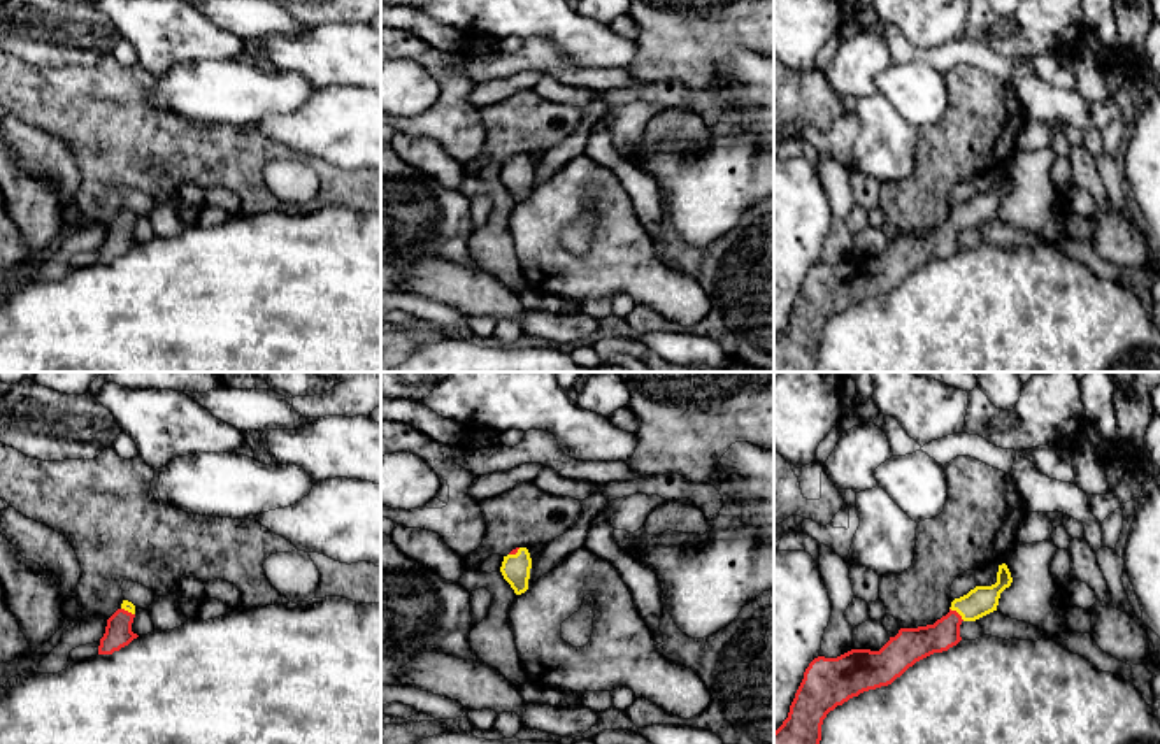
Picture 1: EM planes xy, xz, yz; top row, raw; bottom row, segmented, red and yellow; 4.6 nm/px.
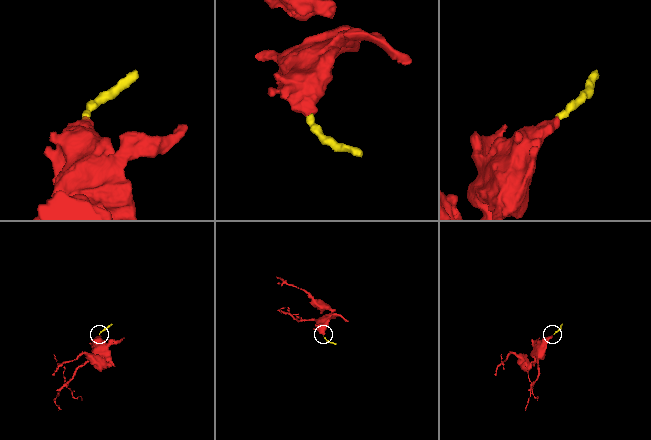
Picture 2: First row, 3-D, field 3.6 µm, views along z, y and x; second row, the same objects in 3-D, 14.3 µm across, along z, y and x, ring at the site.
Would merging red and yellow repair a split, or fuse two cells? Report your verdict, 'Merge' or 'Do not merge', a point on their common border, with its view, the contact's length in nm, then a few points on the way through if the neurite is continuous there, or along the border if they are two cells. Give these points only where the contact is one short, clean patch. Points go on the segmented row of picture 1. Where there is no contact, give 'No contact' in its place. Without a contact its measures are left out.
Merge. Touches red at yz (957, 613). Shared border 90 nm. Path across: yz (913, 644), (932, 639), (957, 613), (981, 600)

